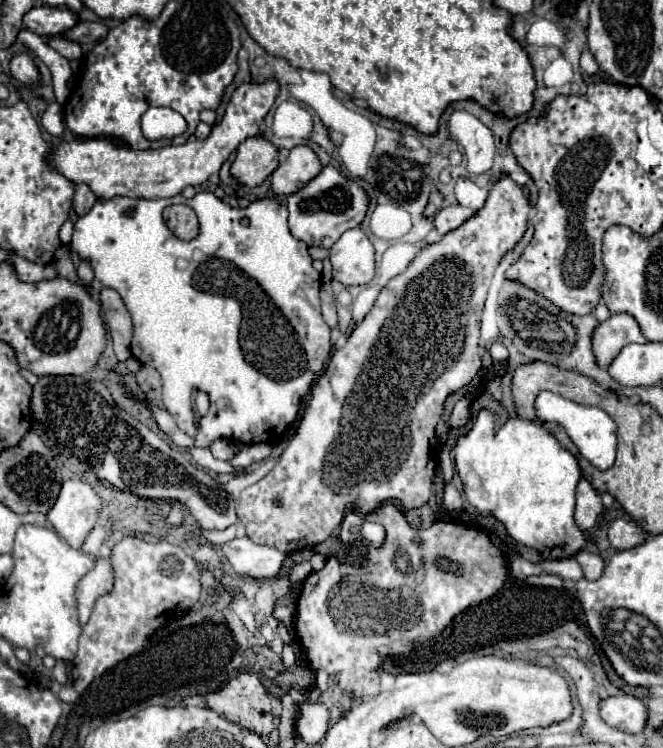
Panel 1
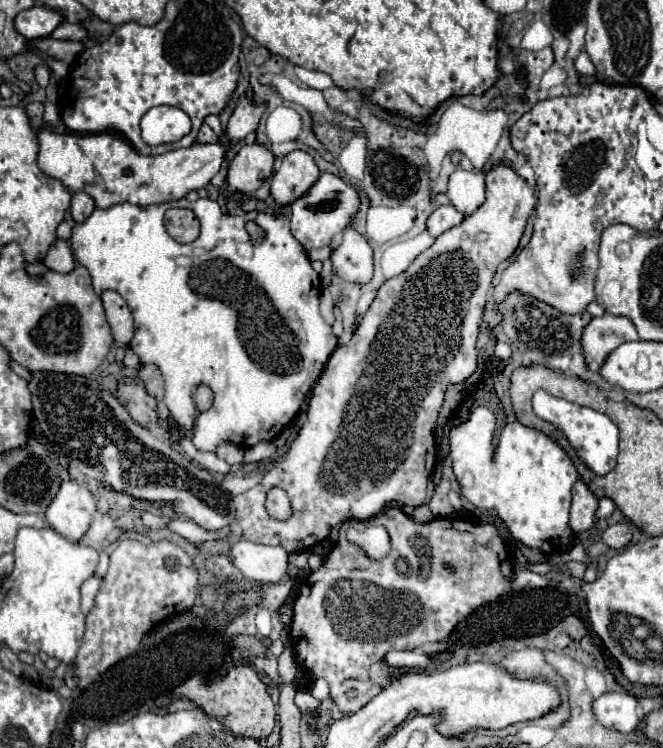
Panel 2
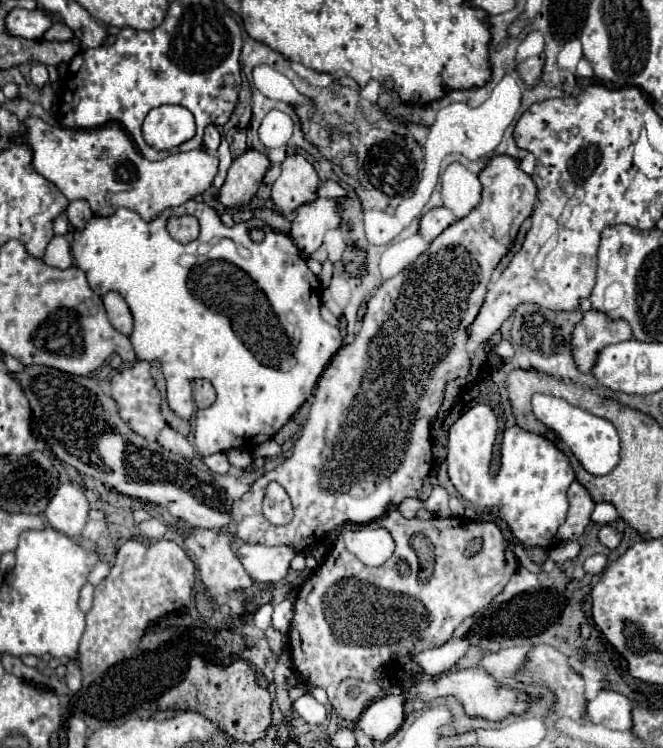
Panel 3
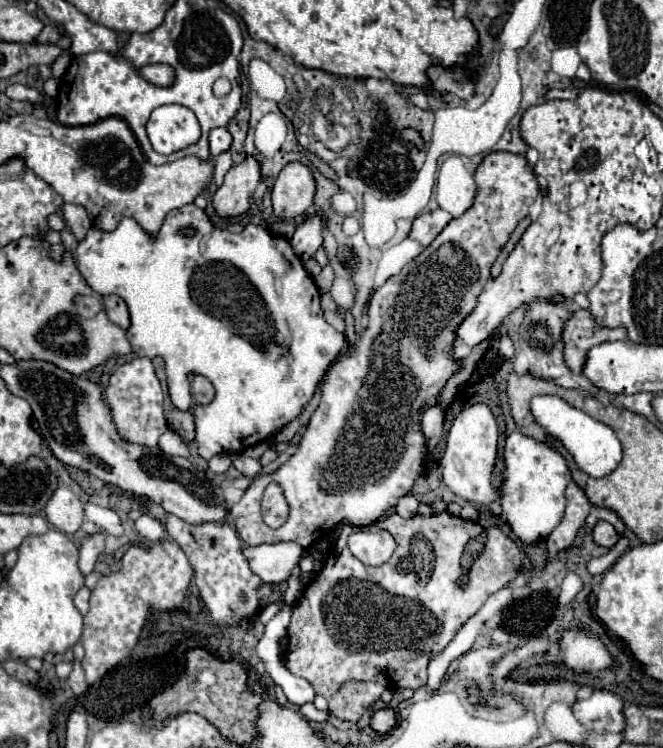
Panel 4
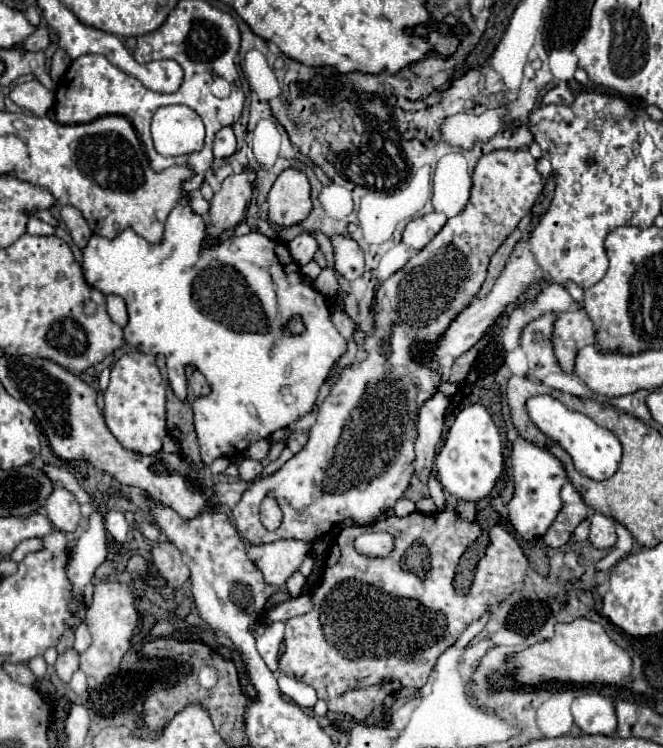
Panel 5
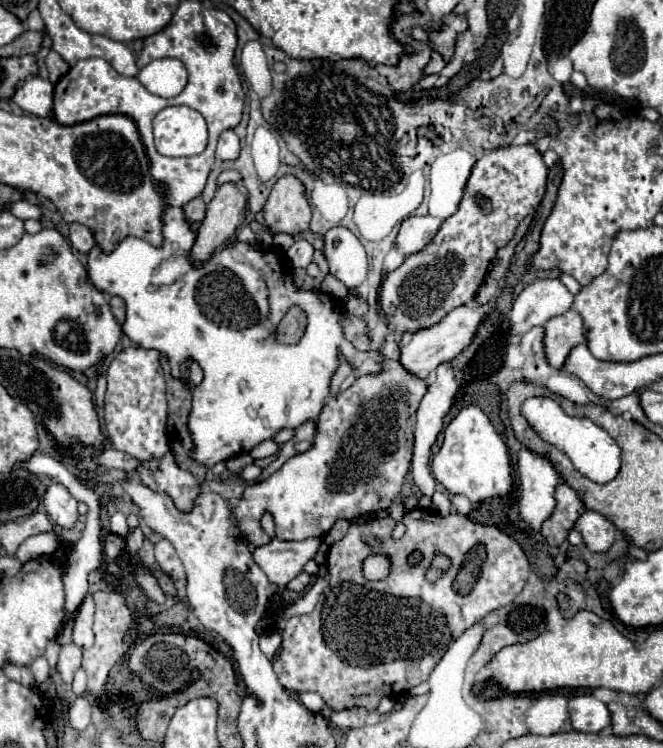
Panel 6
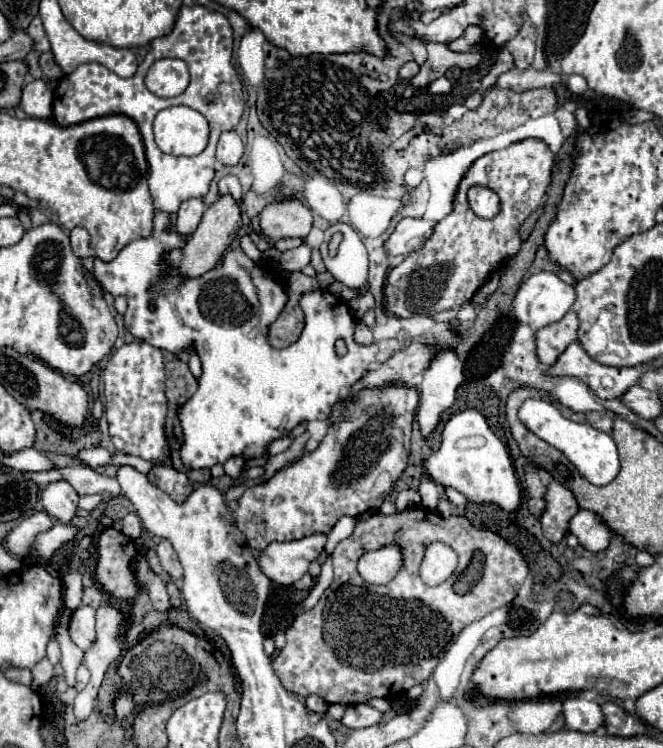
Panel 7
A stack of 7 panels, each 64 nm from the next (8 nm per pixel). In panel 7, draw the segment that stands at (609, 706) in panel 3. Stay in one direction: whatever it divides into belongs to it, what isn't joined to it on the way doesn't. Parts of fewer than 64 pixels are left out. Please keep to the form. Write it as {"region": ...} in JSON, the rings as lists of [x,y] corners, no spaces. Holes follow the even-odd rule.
{"region":[[[566,698],[562,702],[562,716],[568,730],[594,732],[604,724],[600,706],[594,700],[584,698]]]}

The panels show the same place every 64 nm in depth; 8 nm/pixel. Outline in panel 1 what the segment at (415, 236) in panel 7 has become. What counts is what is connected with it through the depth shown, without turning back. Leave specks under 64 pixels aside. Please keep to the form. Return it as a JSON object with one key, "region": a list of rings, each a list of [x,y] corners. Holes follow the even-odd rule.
{"region":[[[460,204],[446,206],[446,208],[442,208],[442,210],[436,212],[436,216],[434,216],[434,228],[436,228],[438,234],[446,234],[446,232],[456,230],[458,226],[462,226],[462,222],[466,222],[474,214],[476,212],[468,212],[468,208],[460,208]]]}

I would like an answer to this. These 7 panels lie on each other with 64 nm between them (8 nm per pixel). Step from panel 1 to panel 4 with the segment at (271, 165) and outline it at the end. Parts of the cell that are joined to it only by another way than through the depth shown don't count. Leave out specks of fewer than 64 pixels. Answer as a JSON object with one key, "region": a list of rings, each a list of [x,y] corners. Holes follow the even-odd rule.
{"region":[[[246,156],[246,160],[240,166],[232,168],[226,174],[224,184],[214,194],[212,206],[216,214],[222,218],[238,218],[244,212],[248,212],[258,182],[260,166],[252,156]]]}

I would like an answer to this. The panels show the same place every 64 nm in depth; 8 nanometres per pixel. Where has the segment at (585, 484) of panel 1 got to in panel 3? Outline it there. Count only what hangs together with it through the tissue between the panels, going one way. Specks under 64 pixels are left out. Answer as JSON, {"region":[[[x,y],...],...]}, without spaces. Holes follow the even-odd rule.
{"region":[[[578,482],[570,484],[568,502],[570,502],[570,508],[568,508],[566,522],[558,528],[558,534],[556,534],[556,540],[560,544],[568,544],[576,540],[584,532],[584,528],[590,524],[590,514],[594,510],[592,498]]]}

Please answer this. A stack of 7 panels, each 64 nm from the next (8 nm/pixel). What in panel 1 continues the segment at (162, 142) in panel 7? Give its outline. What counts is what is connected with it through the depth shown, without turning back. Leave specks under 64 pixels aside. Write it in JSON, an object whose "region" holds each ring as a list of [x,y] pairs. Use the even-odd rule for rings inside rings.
{"region":[[[148,108],[142,116],[142,134],[150,142],[180,136],[186,128],[184,116],[172,108]]]}

